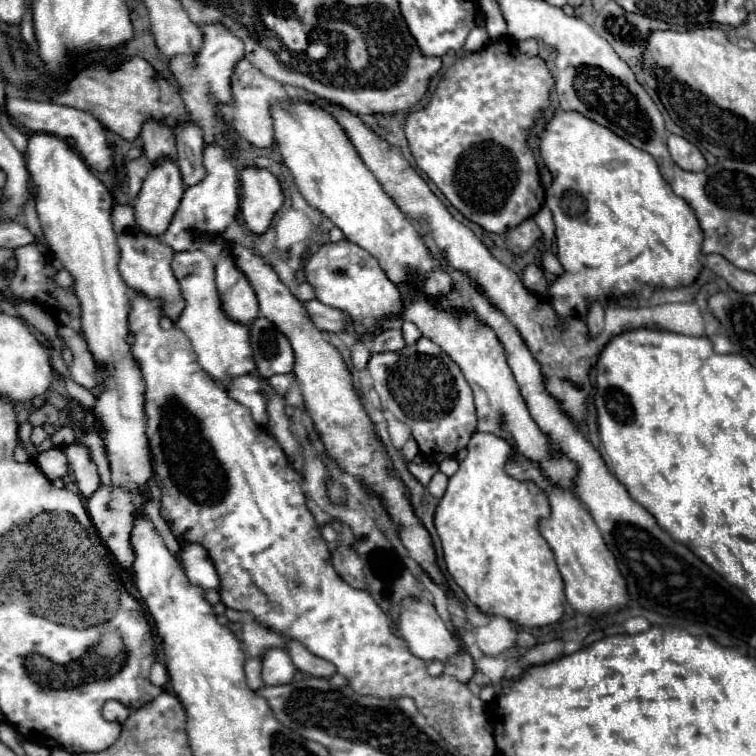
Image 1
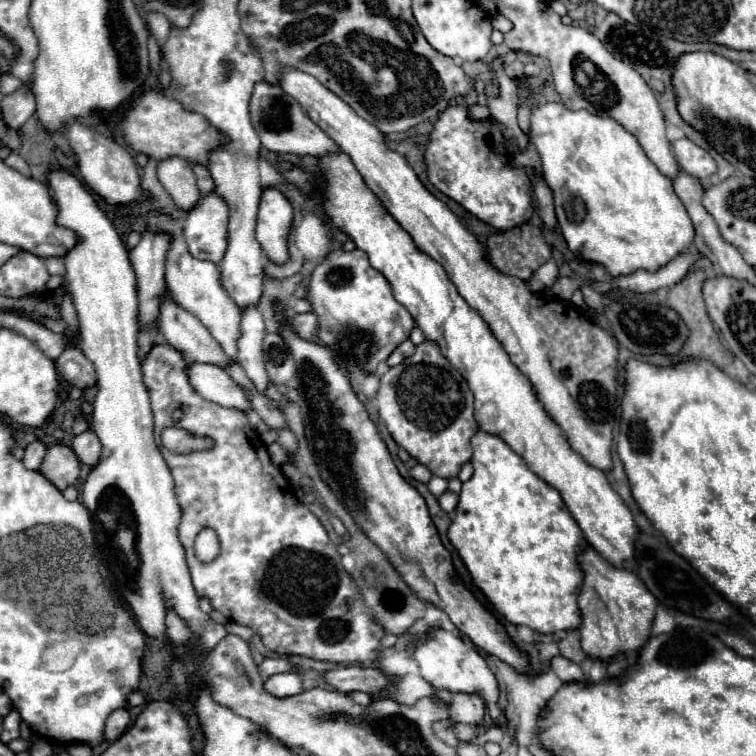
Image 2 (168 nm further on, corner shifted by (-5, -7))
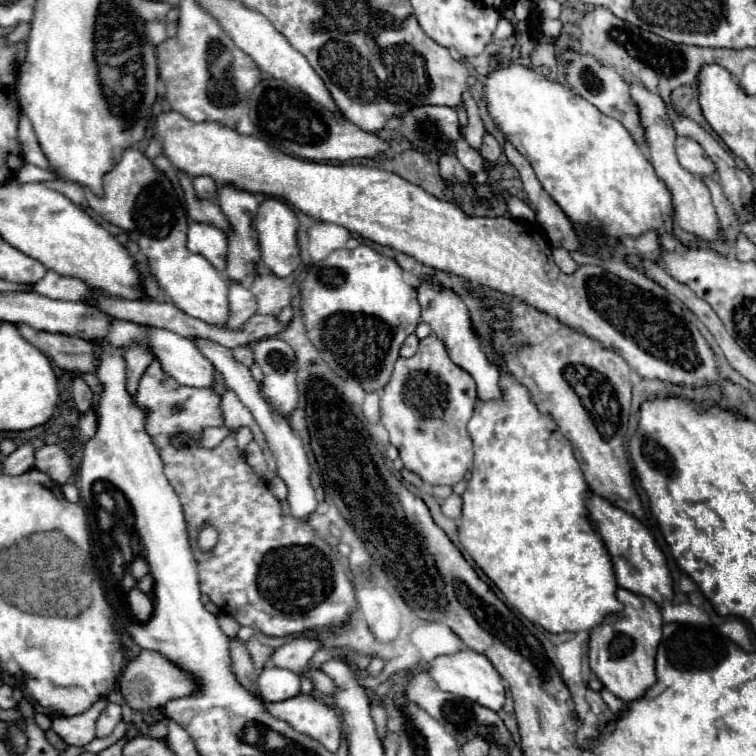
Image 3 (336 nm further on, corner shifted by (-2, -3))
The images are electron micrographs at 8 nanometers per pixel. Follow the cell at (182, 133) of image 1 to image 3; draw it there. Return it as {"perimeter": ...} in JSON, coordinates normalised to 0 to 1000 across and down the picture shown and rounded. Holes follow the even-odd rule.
{"perimeter":[[[263,233],[263,235],[255,238],[255,246],[258,246],[258,257],[261,257],[263,262],[284,265],[282,257],[287,257],[287,246],[284,246],[284,241],[282,241],[279,235],[274,235],[274,233]]]}

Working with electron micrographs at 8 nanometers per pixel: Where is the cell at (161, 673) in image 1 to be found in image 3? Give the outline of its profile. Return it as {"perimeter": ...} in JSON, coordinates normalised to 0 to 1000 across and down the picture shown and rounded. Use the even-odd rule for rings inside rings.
{"perimeter":[[[128,926],[118,939],[99,947],[73,947],[70,966],[94,987],[115,987],[126,979],[126,952],[142,926]]]}

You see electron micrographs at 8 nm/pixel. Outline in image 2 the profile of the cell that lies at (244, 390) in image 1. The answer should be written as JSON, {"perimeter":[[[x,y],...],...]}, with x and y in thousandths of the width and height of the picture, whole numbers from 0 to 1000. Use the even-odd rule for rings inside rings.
{"perimeter":[[[257,479],[249,487],[249,497],[251,497],[251,508],[267,526],[286,532],[296,540],[312,540],[320,545],[333,542],[323,511],[310,505],[310,500],[291,484]]]}

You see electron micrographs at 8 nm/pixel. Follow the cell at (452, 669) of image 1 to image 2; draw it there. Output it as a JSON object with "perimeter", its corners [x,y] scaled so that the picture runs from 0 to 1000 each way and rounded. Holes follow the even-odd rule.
{"perimeter":[[[598,918],[593,931],[598,955],[638,958],[640,952],[640,929],[632,918]]]}

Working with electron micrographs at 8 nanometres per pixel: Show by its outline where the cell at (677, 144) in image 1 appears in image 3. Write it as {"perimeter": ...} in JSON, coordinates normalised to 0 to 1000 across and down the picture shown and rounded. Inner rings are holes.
{"perimeter":[[[896,183],[893,185],[893,198],[898,217],[911,225],[914,230],[922,233],[940,233],[946,230],[946,217],[943,212],[933,204],[933,198],[914,183]]]}

